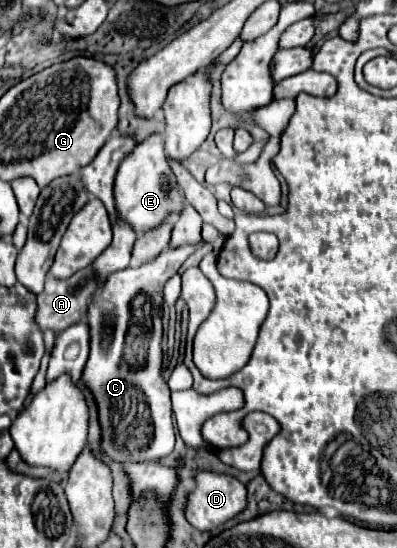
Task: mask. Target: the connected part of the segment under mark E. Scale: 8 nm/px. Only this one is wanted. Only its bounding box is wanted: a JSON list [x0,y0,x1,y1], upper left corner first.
[114,134,186,232]

